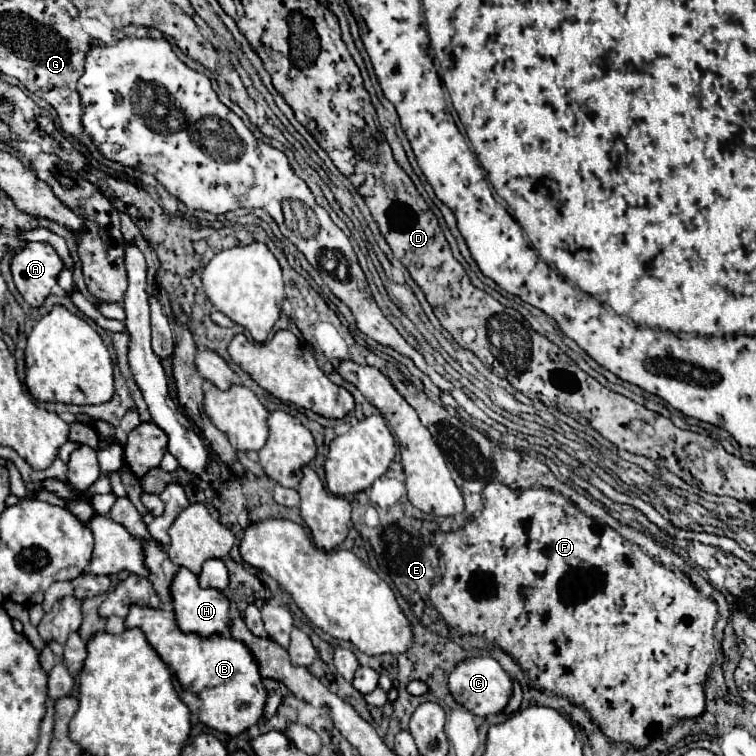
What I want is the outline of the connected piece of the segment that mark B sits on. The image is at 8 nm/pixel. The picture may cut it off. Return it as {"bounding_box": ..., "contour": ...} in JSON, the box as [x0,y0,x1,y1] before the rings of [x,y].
{"bounding_box":[125,605,267,735],"contour":[[[139,605],[131,607],[125,617],[125,627],[139,627],[145,633],[147,641],[177,677],[179,699],[201,723],[211,729],[237,735],[261,719],[267,691],[261,683],[257,665],[253,663],[251,651],[241,641],[223,635],[199,637],[195,633],[183,633],[177,627],[175,613],[171,609],[151,609]]]}

